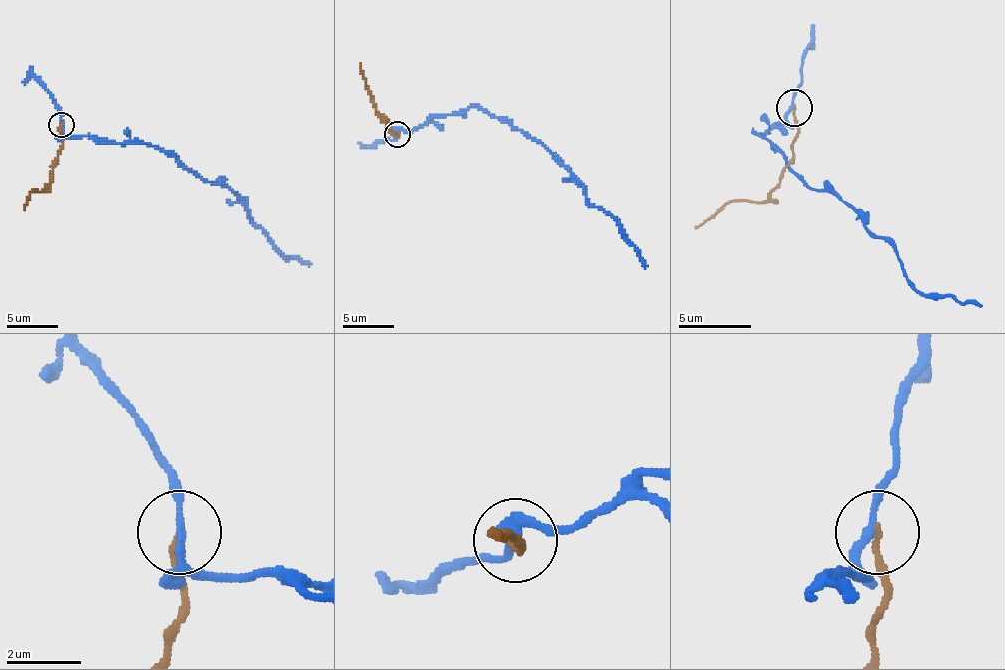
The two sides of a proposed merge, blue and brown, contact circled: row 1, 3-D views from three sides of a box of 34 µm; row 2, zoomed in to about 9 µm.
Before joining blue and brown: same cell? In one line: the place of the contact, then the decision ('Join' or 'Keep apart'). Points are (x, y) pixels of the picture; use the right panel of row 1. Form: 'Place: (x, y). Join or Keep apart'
Place: (794, 108). Keep apart

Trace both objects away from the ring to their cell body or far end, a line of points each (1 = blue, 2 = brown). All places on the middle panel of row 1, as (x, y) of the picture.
1: (396, 132), (471, 107), (504, 117), (586, 189), (645, 268)
2: (396, 135), (376, 109), (360, 63)

